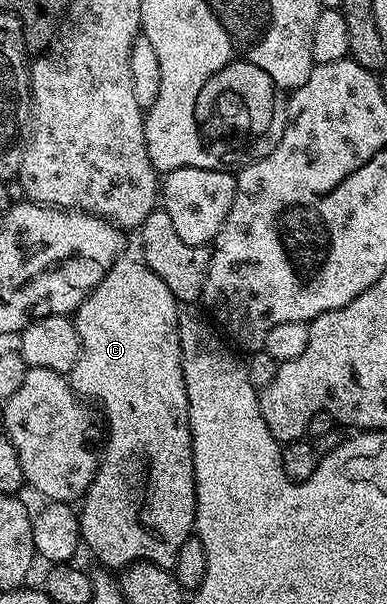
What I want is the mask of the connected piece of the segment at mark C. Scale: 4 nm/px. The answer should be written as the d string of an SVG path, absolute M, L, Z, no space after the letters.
M128 255L120 256L119 260L109 267L105 279L90 295L79 304L73 320L75 330L79 336L79 358L71 369L69 380L72 389L80 397L88 402L94 403L104 413L110 414L111 418L111 445L108 449L107 460L99 458L99 470L95 472L95 477L91 481L91 486L81 498L81 506L77 516L79 518L79 531L84 531L87 541L90 542L86 549L88 554L92 554L103 566L111 571L122 571L128 565L134 565L137 561L149 561L153 565L160 565L162 569L171 569L177 559L177 551L181 543L185 543L187 537L192 536L195 528L195 468L193 467L193 439L191 438L191 428L189 427L189 399L185 391L185 375L181 367L181 343L179 342L179 311L180 302L175 300L173 291L153 275L153 271L142 259L135 261Z

